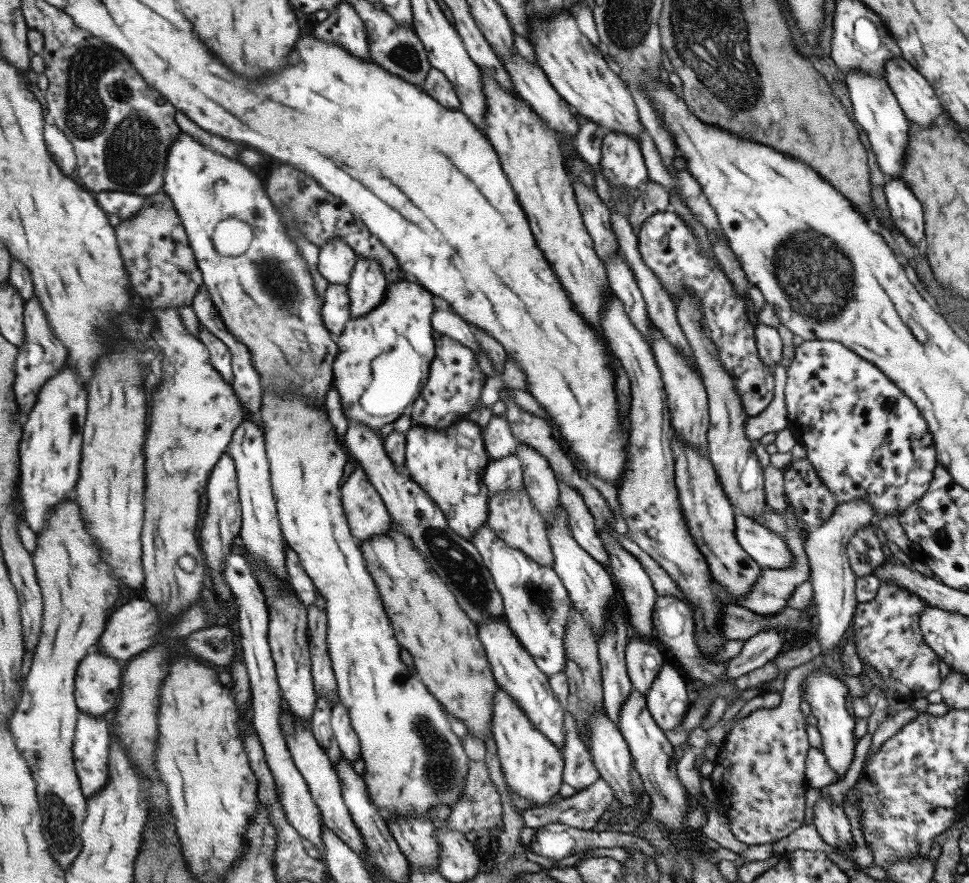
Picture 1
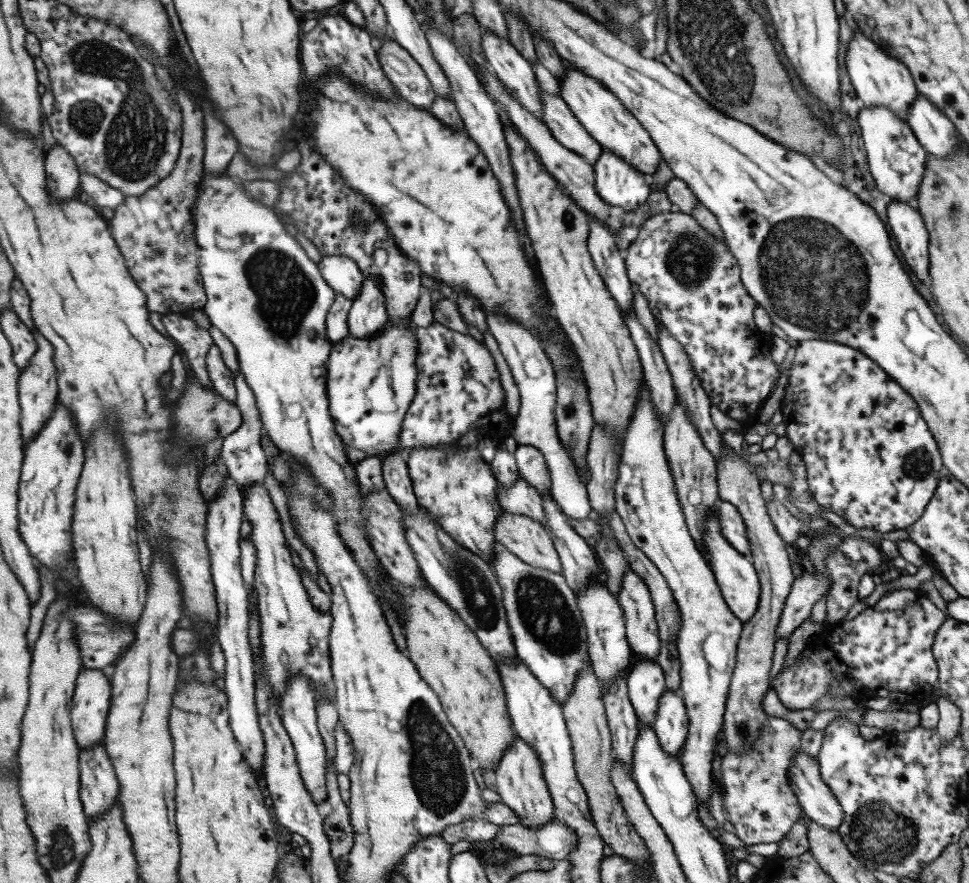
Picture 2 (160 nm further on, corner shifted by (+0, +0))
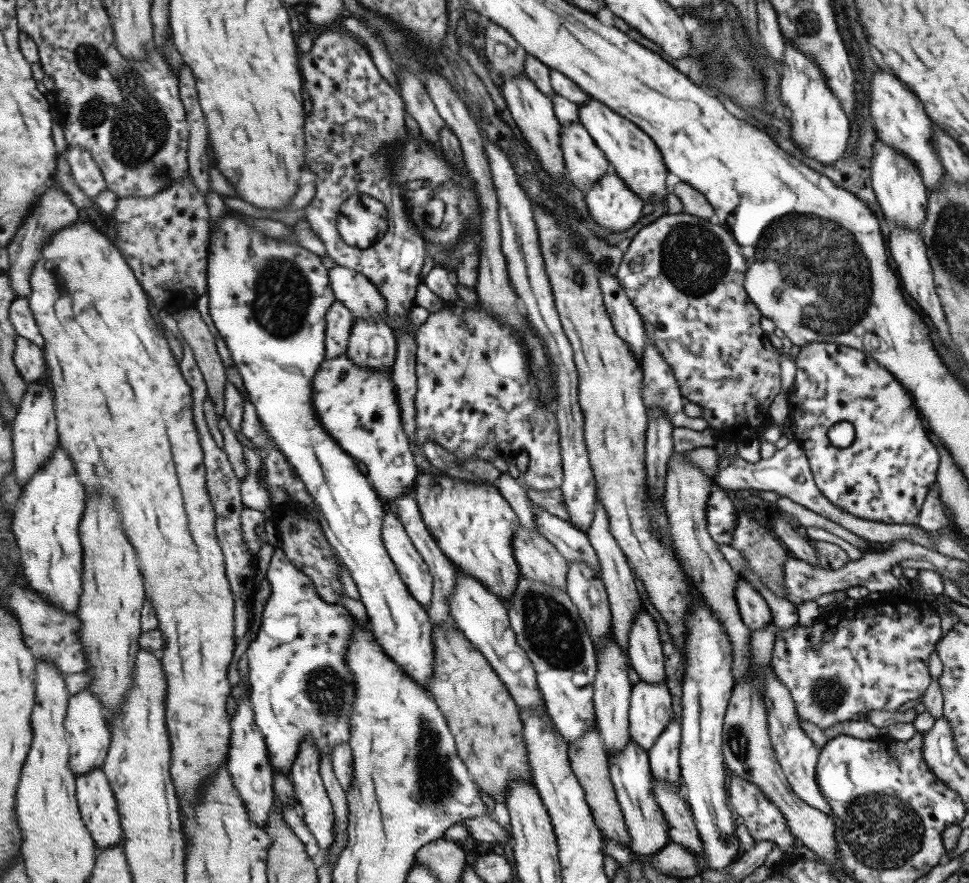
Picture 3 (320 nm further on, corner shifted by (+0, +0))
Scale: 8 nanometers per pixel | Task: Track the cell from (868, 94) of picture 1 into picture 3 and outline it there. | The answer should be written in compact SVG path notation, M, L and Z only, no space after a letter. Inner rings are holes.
M878 136L874 140L872 151L874 153L870 160L869 184L871 184L884 220L889 222L890 227L893 227L893 224L900 224L904 228L918 229L918 225L925 220L926 194L928 192L924 187L923 181L921 181L914 162L906 158L902 152L881 142Z

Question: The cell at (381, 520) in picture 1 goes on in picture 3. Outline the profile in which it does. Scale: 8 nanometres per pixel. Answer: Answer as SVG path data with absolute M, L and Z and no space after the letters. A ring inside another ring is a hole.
M387 512L382 530L384 544L402 576L409 593L421 606L427 609L431 604L433 577L406 532L399 516Z

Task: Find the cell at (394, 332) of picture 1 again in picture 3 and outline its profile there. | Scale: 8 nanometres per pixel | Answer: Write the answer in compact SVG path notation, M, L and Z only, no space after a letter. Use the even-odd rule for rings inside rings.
M342 354L339 358L327 359L321 365L320 371L313 379L312 391L313 406L323 428L334 437L337 444L345 449L345 452L366 465L367 475L380 496L395 501L404 492L409 492L412 495L419 469L416 467L417 461L412 455L409 437L404 429L392 368L373 371L370 368L357 366L348 354Z

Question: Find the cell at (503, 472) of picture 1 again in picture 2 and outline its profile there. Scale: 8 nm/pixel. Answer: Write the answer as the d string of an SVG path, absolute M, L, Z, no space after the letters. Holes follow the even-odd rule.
M520 476L507 488L498 485L496 499L504 512L528 516L545 528L546 514L542 498L535 488Z

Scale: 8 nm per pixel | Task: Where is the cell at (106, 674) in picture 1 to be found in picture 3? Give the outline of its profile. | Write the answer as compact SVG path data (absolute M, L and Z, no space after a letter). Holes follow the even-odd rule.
M86 687L71 698L65 728L70 736L70 766L75 776L79 777L96 768L102 768L112 747L112 732L104 714L104 706L90 688Z

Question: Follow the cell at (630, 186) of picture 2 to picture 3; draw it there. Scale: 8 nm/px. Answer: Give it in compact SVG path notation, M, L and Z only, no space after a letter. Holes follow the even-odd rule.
M606 172L585 196L589 216L599 226L614 232L627 230L642 216L643 201L614 173Z

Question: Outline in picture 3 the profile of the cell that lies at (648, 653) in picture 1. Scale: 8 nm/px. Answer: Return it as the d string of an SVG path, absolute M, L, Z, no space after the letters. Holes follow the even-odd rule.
M638 680L631 685L628 704L628 736L639 748L648 753L657 737L664 731L664 726L672 719L671 697L664 682L649 684Z

